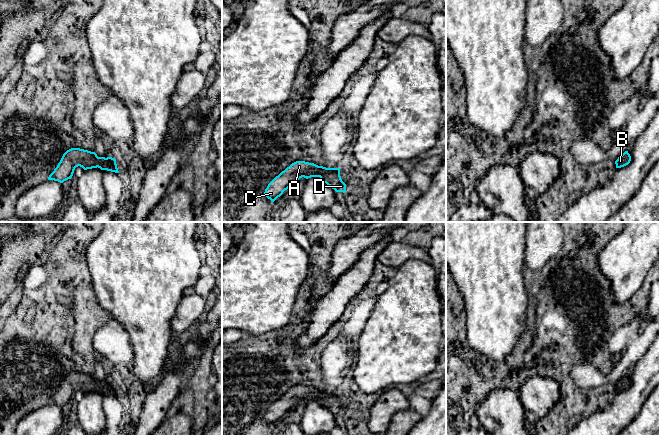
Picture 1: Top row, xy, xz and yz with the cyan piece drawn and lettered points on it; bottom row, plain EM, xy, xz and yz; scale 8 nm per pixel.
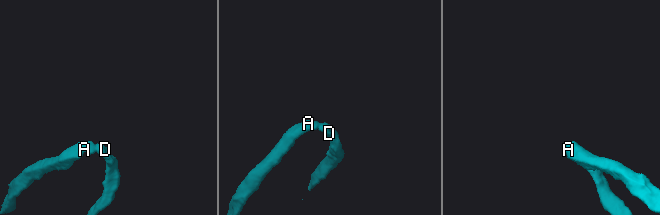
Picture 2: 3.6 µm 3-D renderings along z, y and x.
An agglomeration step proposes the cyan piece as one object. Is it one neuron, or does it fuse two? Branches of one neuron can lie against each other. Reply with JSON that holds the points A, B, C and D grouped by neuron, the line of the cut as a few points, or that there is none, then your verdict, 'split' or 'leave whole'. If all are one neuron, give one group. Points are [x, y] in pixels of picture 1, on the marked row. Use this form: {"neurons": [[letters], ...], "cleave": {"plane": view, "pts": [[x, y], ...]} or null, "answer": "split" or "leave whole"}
{"neurons": [["A", "B", "C", "D"]], "cleave": null, "answer": "leave whole"}

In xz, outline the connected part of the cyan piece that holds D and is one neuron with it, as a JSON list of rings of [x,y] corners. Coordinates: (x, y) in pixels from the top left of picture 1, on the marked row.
[[[296,161],[276,176],[265,189],[265,196],[274,202],[285,190],[295,185],[300,178],[319,177],[336,192],[346,192],[346,184],[340,176],[340,168],[326,168],[314,163]]]

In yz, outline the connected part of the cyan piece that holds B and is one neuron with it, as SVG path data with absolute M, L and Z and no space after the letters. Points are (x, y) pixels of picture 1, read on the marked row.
M625 151L622 155L618 157L618 159L615 161L616 168L621 168L626 165L628 165L631 161L631 156L628 153L628 151Z

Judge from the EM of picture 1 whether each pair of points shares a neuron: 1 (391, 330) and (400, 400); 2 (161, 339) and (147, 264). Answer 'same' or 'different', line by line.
1: different
2: same

